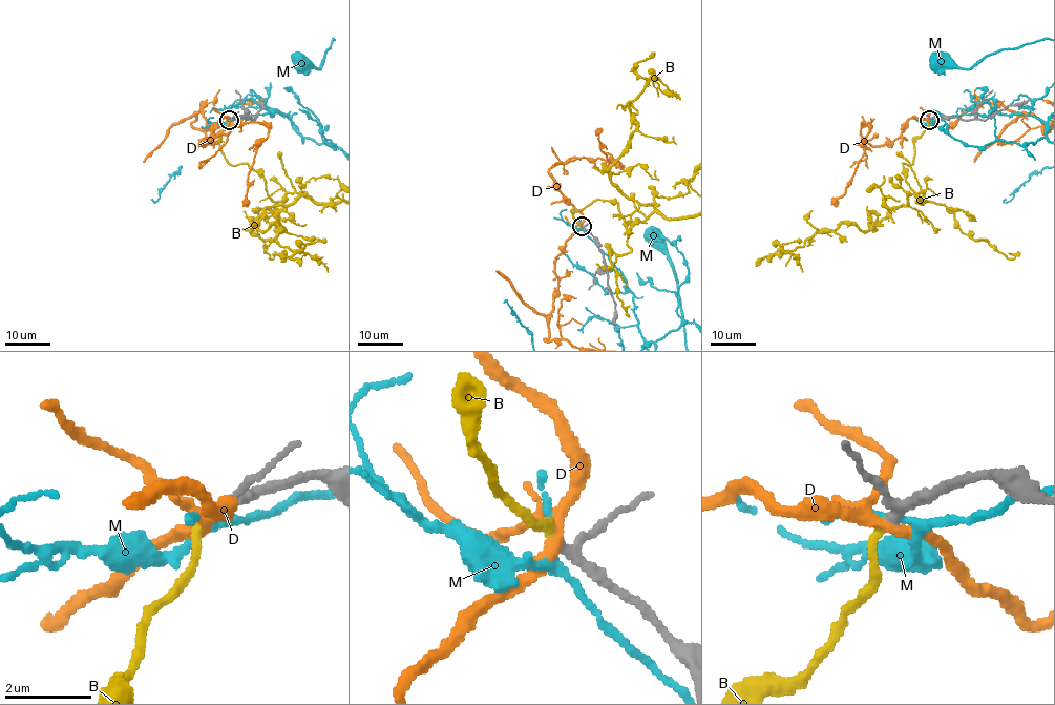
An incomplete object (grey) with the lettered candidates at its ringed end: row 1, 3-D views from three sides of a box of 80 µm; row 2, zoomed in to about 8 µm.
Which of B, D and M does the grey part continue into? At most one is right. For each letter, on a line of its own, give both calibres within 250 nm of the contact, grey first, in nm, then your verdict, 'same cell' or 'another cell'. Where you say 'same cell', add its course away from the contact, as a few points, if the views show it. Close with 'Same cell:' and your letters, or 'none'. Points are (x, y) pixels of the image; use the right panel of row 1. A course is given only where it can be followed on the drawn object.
B: 190 nm thick on the grey side, 180 nm on the other; same cell
D: 190 nm thick on the grey side, 240 nm on the other; another cell
M: 190 nm thick on the grey side, 150 nm on the other; another cell
Same cell: B

